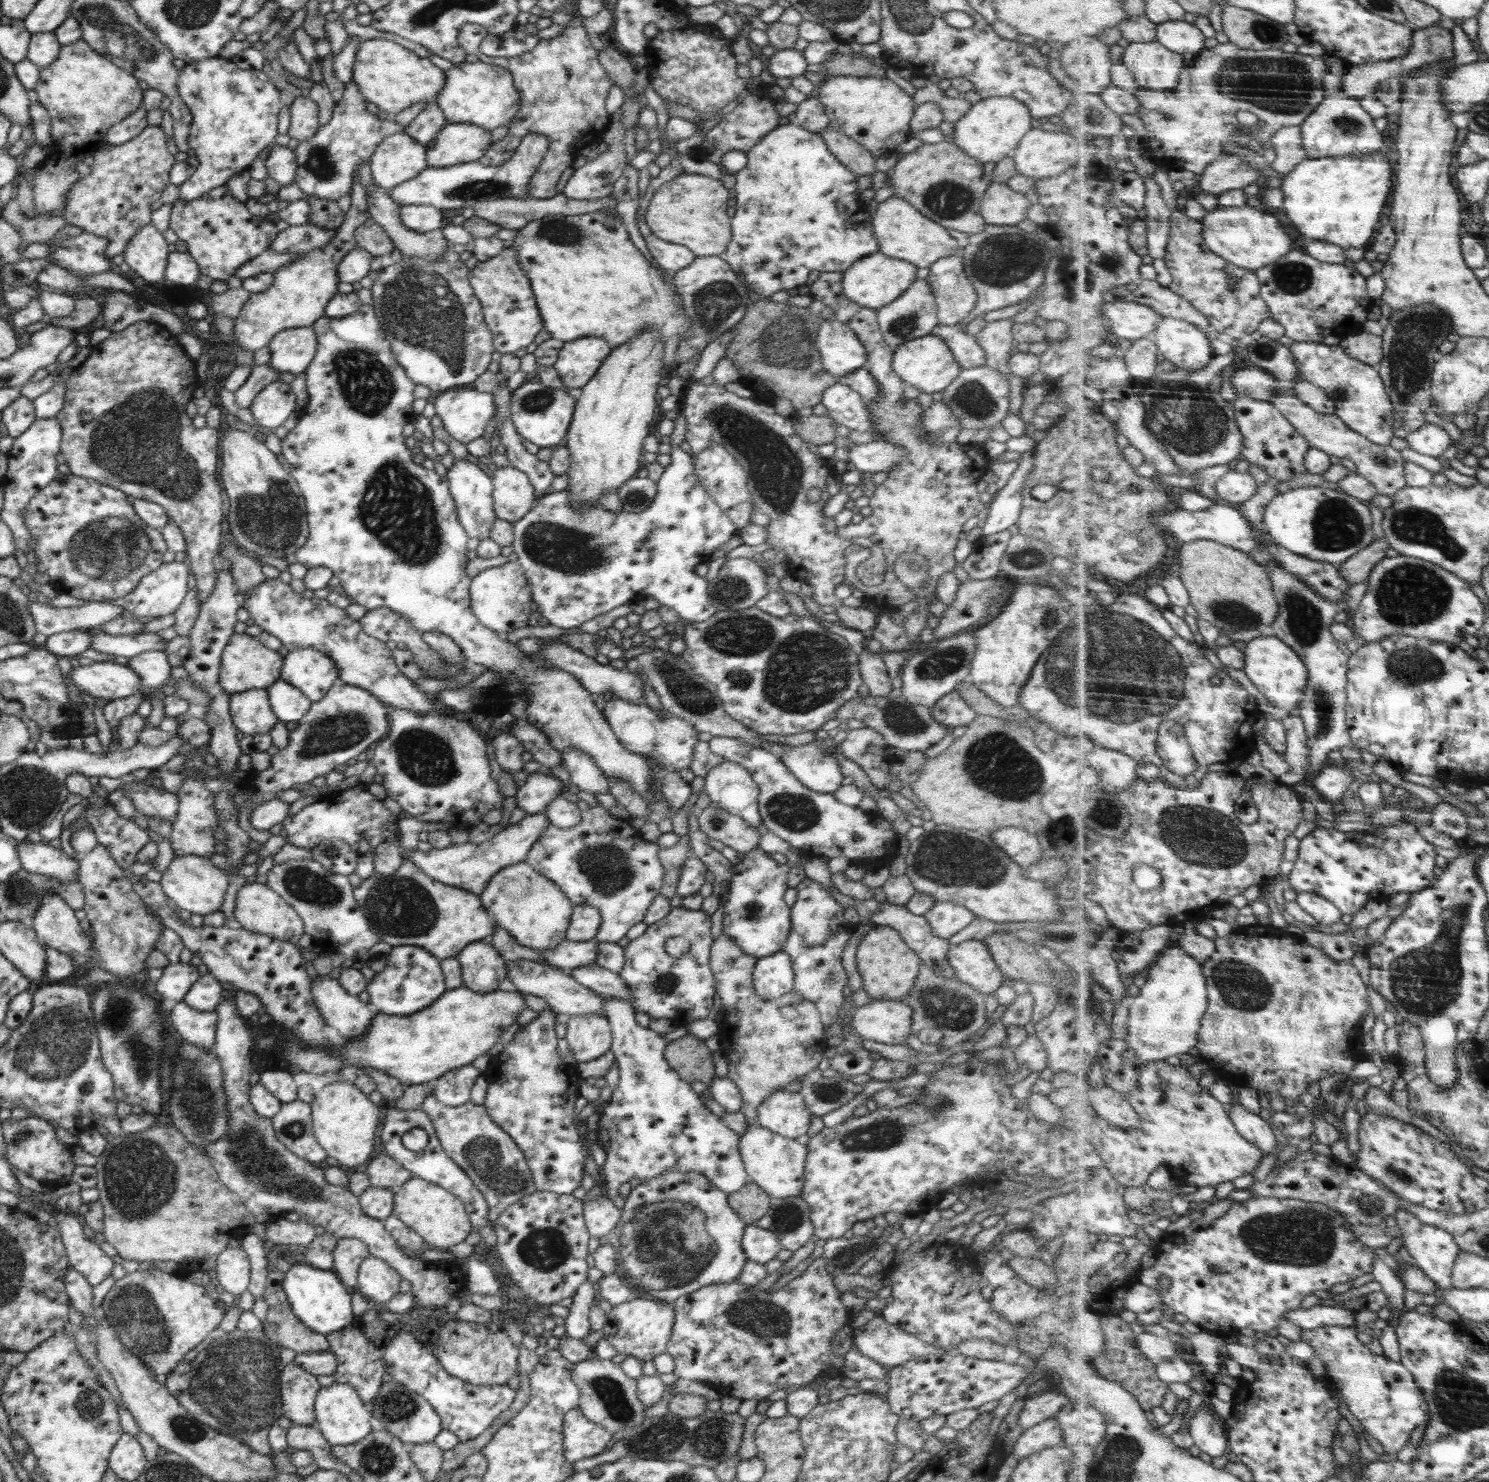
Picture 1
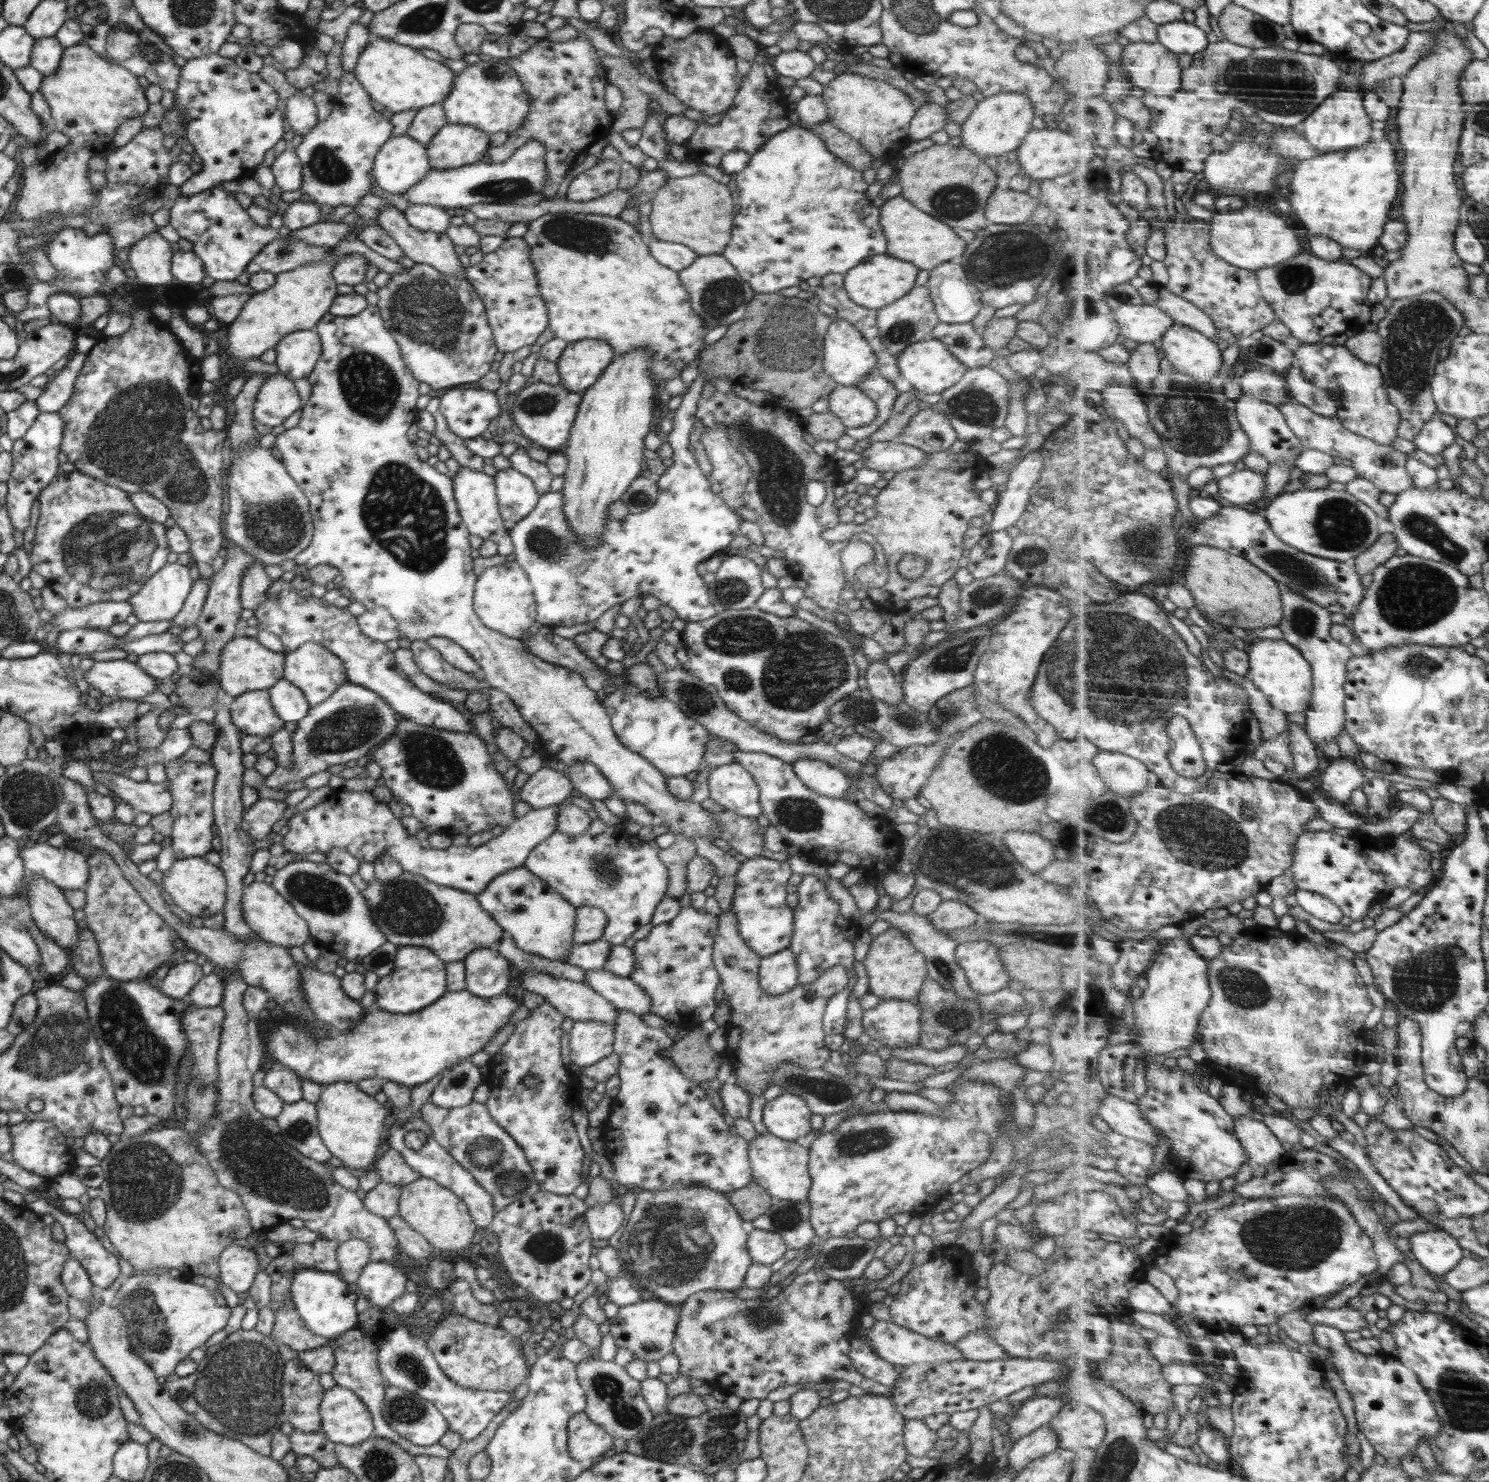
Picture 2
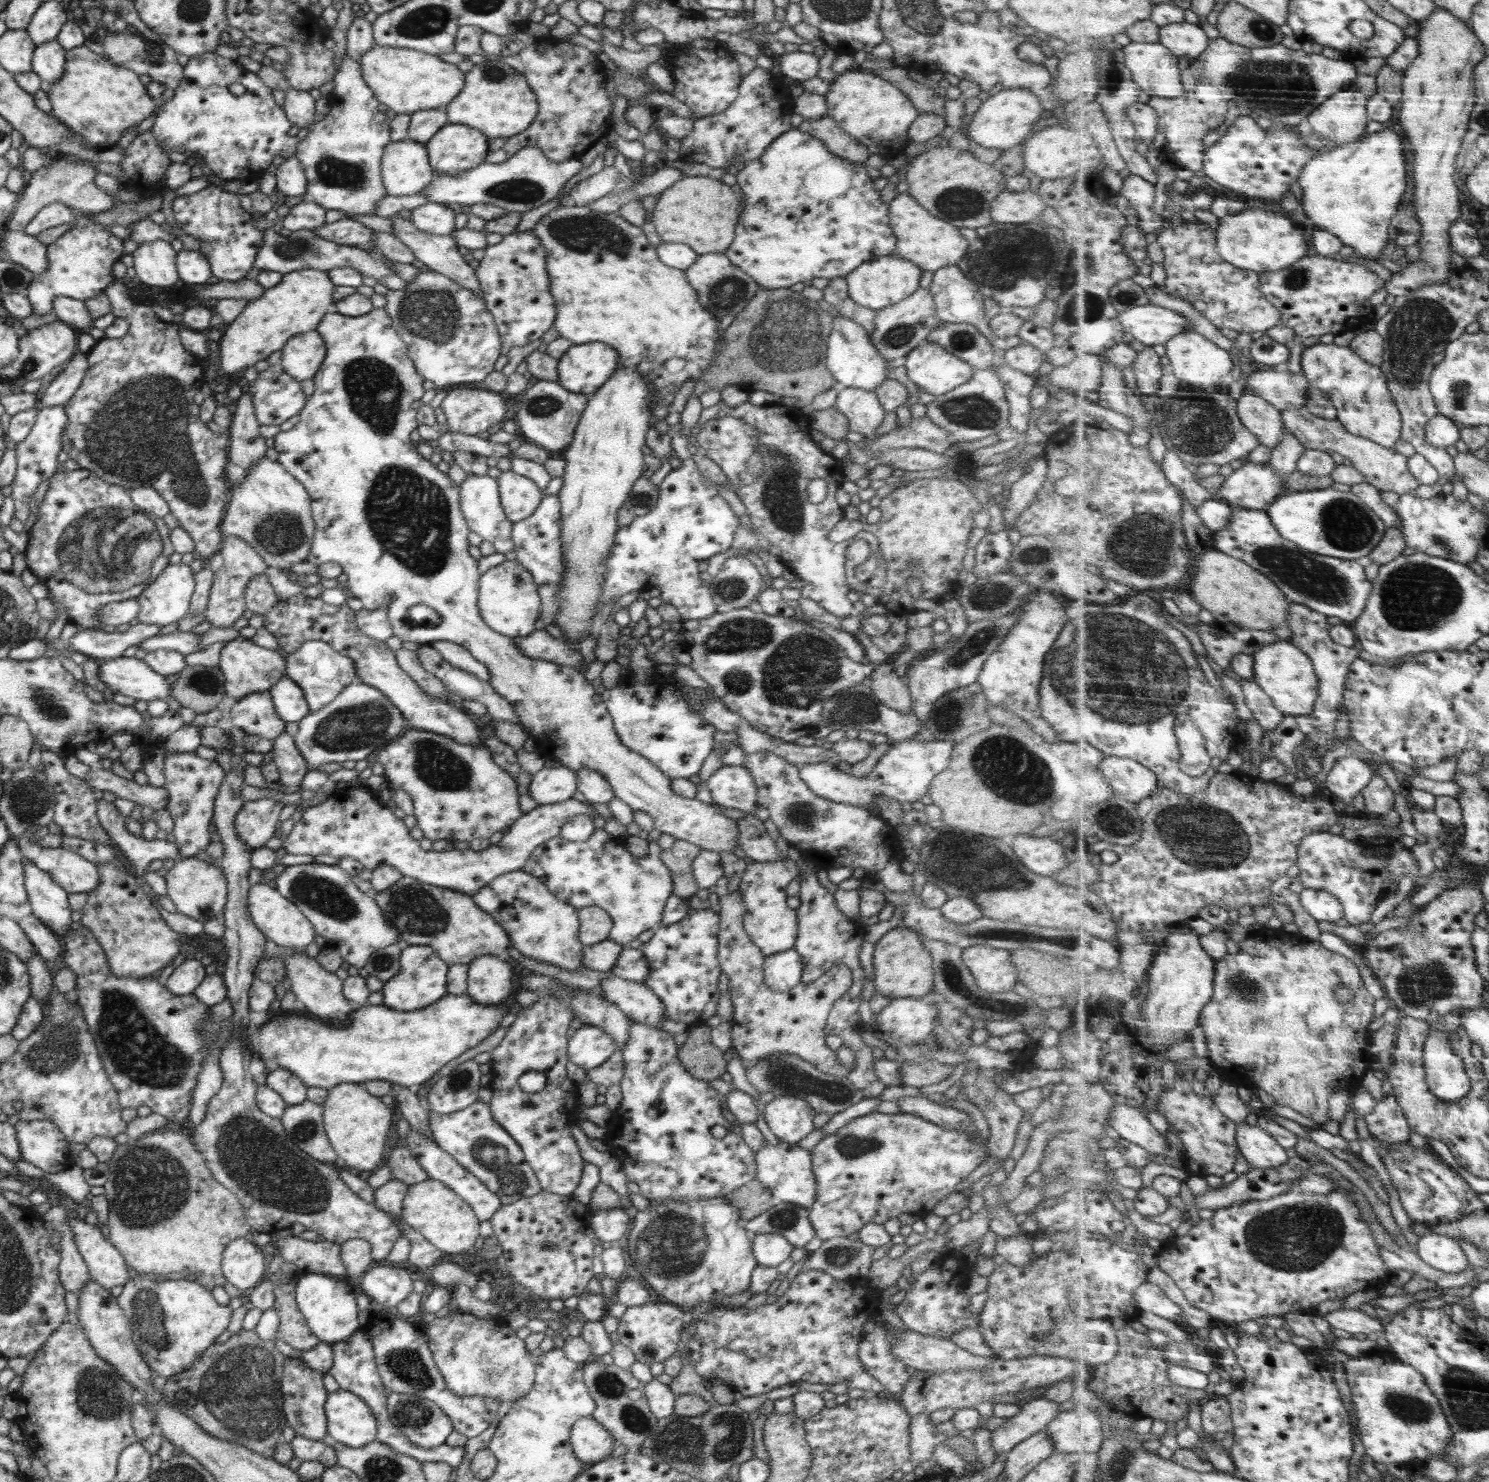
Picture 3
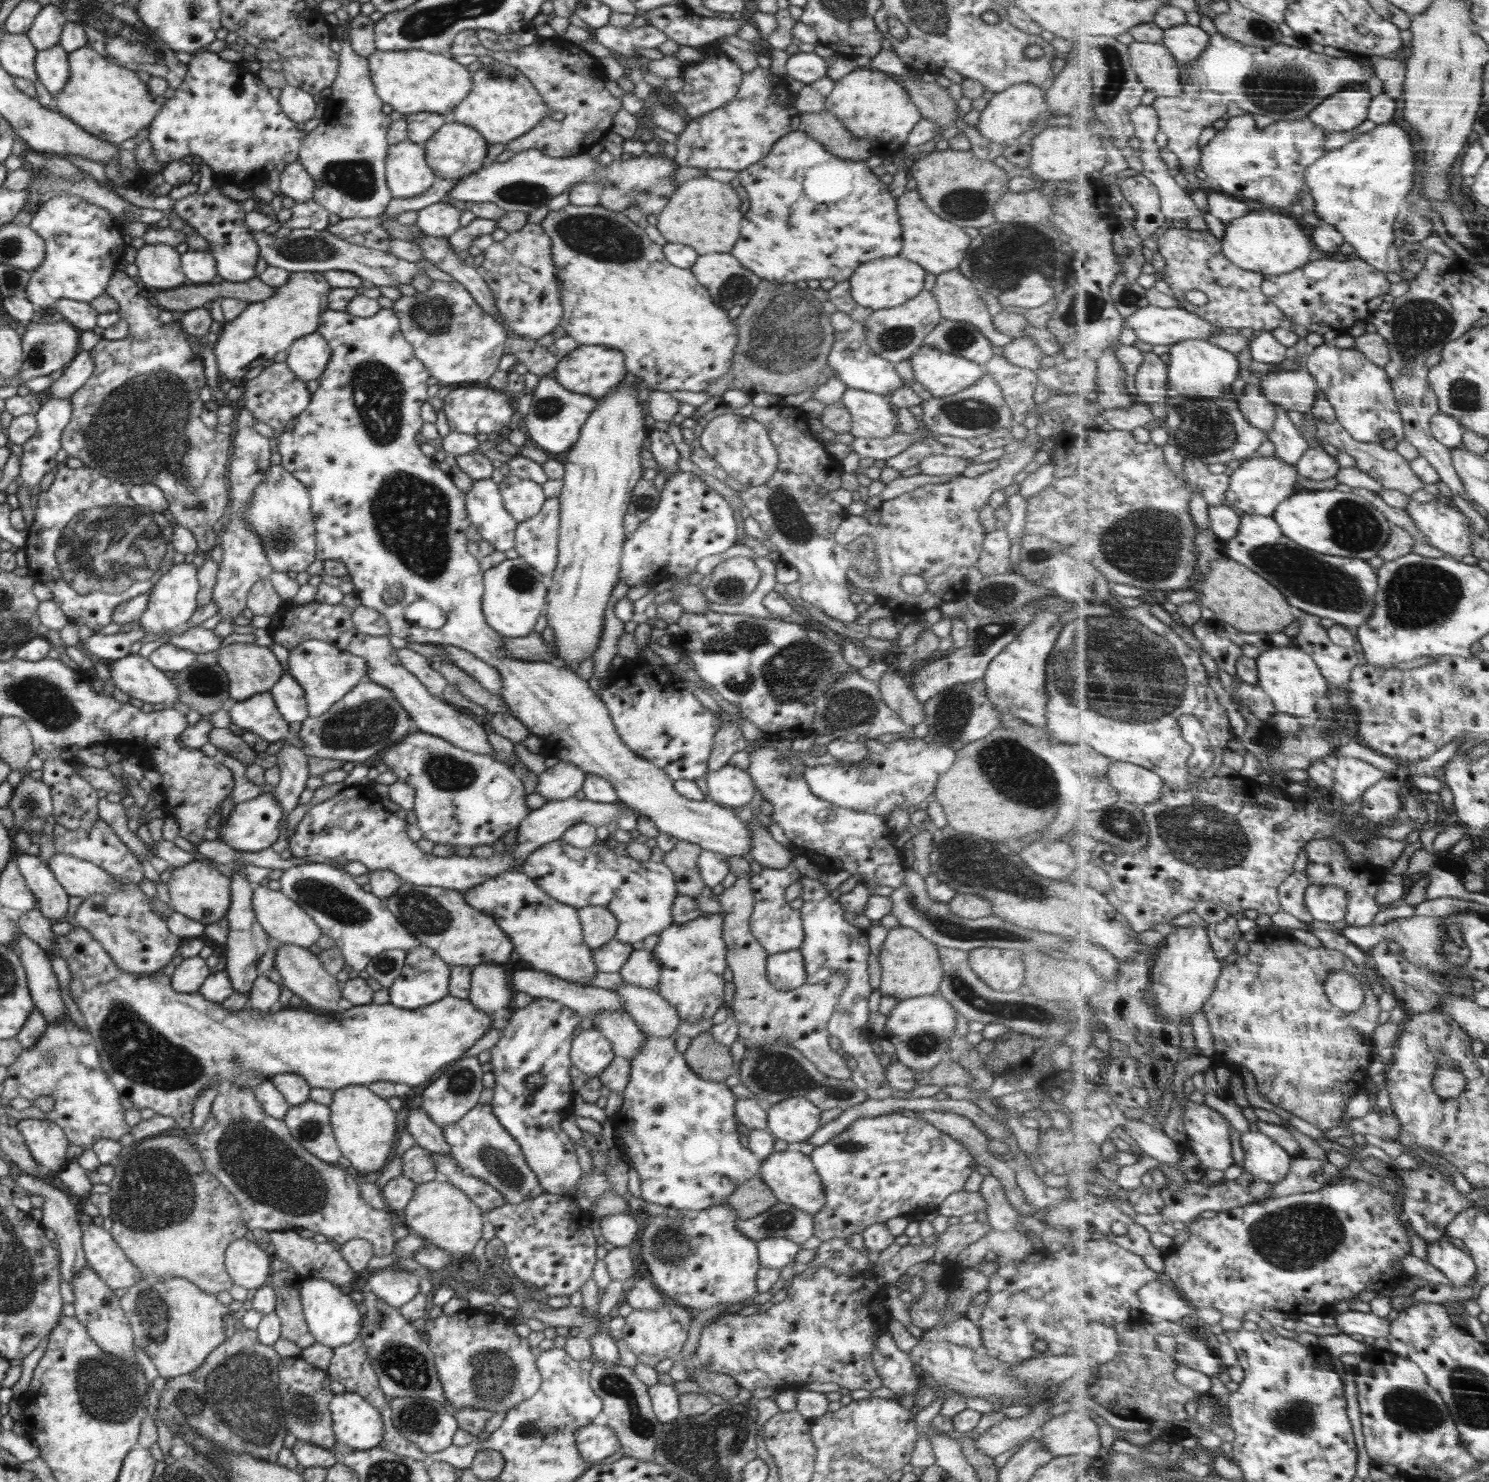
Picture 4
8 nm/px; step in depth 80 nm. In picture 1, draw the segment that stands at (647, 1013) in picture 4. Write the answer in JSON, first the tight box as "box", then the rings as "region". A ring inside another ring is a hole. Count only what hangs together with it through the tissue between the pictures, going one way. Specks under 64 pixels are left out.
{"box":[569,965,633,1004],"region":[[[598,965],[581,966],[569,970],[569,974],[576,982],[598,993],[602,998],[624,999],[629,1004],[633,1001],[626,981],[607,968]]]}

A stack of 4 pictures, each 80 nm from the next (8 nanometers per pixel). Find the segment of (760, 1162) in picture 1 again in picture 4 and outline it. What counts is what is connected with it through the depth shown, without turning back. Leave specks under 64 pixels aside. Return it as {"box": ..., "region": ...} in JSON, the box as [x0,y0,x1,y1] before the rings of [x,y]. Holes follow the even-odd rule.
{"box":[759,1147,826,1214],"region":[[[791,1147],[784,1152],[772,1152],[761,1164],[759,1177],[771,1188],[780,1203],[791,1204],[806,1214],[818,1214],[826,1197],[816,1169],[809,1156],[798,1151],[797,1147]]]}

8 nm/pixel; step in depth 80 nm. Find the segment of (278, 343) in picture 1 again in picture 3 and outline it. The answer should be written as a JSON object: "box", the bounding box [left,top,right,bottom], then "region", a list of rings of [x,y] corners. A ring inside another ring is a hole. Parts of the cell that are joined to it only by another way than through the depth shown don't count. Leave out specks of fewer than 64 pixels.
{"box":[281,330,326,381],"region":[[[317,330],[292,336],[281,350],[281,365],[298,381],[312,378],[326,354],[323,338]]]}

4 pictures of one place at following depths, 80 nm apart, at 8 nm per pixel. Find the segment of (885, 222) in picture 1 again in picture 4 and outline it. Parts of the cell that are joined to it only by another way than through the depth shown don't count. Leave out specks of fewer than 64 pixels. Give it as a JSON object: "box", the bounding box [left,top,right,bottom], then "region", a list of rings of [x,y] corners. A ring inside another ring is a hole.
{"box":[897,190,970,275],"region":[[[916,190],[907,191],[898,198],[897,213],[902,225],[902,252],[900,256],[920,265],[928,273],[934,275],[950,270],[958,270],[968,248],[970,248],[970,236],[957,224],[936,216],[924,203],[920,193]]]}

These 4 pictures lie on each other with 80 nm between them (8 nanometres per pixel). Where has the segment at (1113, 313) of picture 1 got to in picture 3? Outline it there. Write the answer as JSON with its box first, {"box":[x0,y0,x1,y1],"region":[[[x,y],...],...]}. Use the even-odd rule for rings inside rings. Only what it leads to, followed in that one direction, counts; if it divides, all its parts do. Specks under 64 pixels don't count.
{"box":[1119,303,1196,347],"region":[[[1152,303],[1129,308],[1121,312],[1119,319],[1127,333],[1150,347],[1155,344],[1165,345],[1176,335],[1196,331],[1196,324],[1189,316]]]}

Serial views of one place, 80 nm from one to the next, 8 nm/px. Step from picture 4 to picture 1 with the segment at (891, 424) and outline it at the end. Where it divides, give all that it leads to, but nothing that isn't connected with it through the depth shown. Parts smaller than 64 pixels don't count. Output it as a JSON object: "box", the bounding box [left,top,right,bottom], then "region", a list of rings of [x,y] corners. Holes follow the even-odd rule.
{"box":[821,382,870,431],"region":[[[836,382],[825,388],[821,402],[826,407],[828,416],[838,424],[861,431],[870,427],[868,404],[849,386]]]}

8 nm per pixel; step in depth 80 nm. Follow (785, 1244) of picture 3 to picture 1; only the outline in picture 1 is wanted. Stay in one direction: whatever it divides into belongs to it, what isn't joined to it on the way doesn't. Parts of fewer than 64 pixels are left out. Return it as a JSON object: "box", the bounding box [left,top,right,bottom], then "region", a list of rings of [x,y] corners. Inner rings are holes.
{"box":[742,1225,783,1264],"region":[[[747,1225],[742,1237],[742,1248],[748,1259],[766,1264],[783,1249],[779,1237],[758,1225]]]}

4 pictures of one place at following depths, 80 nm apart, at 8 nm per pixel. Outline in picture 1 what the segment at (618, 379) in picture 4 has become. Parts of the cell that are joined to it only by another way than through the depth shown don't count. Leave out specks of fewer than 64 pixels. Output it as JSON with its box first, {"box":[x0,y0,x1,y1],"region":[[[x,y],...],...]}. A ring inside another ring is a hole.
{"box":[553,336,611,393],"region":[[[595,336],[569,340],[563,343],[553,367],[558,371],[560,378],[567,386],[566,390],[576,393],[579,388],[582,388],[594,376],[594,373],[600,368],[600,364],[610,354],[611,350],[609,343]]]}

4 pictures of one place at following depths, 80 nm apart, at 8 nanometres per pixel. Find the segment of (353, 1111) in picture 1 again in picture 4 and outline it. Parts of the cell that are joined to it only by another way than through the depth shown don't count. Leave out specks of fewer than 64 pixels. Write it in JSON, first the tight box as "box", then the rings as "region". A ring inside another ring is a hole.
{"box":[330,1085,397,1172],"region":[[[364,1085],[346,1086],[334,1092],[330,1104],[330,1123],[342,1157],[350,1161],[358,1172],[378,1172],[384,1169],[392,1148],[397,1129],[397,1113],[392,1111],[387,1099],[372,1093]]]}

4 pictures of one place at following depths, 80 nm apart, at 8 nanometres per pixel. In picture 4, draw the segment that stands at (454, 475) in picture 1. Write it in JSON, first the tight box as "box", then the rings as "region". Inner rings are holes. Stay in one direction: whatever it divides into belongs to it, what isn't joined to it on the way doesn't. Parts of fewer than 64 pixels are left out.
{"box":[465,478,519,552],"region":[[[491,478],[475,480],[465,492],[465,505],[471,526],[495,550],[506,552],[515,548],[514,531],[519,522],[504,508],[499,484]]]}

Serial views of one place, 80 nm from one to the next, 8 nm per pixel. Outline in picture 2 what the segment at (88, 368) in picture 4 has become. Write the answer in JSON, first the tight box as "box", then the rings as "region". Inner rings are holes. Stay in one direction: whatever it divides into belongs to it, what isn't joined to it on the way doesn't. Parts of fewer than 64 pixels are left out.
{"box":[35,352,87,413],"region":[[[73,352],[67,365],[58,370],[48,381],[35,404],[40,413],[59,412],[70,400],[74,392],[74,383],[82,370],[87,354]]]}

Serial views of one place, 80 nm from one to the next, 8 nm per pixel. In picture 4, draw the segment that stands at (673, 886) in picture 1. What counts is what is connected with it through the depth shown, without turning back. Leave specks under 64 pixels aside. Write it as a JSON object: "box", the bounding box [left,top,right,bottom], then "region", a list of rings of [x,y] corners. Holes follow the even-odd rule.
{"box":[663,840,706,898],"region":[[[680,840],[672,850],[663,853],[663,861],[673,872],[678,895],[697,898],[705,888],[706,885],[697,867],[701,852],[702,848],[698,844]]]}

